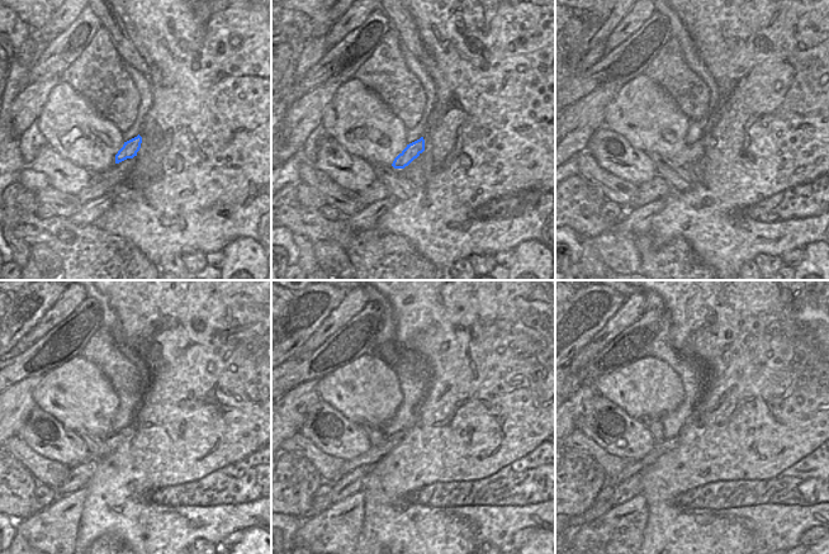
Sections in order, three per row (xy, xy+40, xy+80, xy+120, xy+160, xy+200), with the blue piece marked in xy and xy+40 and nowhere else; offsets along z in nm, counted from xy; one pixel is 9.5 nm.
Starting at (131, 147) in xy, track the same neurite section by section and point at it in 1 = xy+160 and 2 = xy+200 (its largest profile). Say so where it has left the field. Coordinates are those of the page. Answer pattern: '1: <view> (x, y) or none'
1: xy+160 (374, 453)
2: xy+200 (659, 449)

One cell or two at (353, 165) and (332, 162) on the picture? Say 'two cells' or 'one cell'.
one cell

